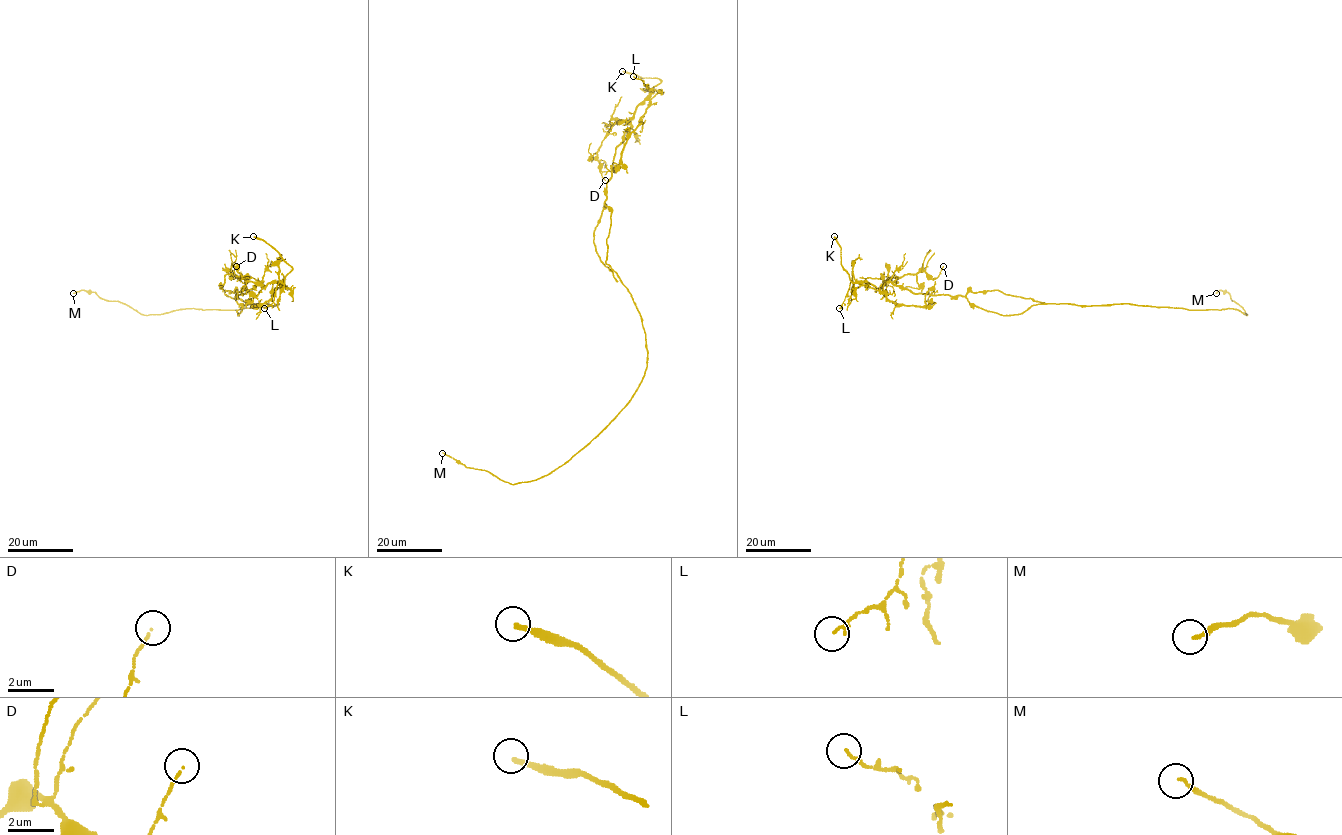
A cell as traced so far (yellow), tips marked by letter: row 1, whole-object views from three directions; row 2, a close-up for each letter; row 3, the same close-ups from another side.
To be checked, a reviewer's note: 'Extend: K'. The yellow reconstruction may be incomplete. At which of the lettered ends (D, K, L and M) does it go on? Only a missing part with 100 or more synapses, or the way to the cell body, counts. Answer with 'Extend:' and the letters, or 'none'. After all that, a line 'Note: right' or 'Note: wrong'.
Extend: K
Note: right

